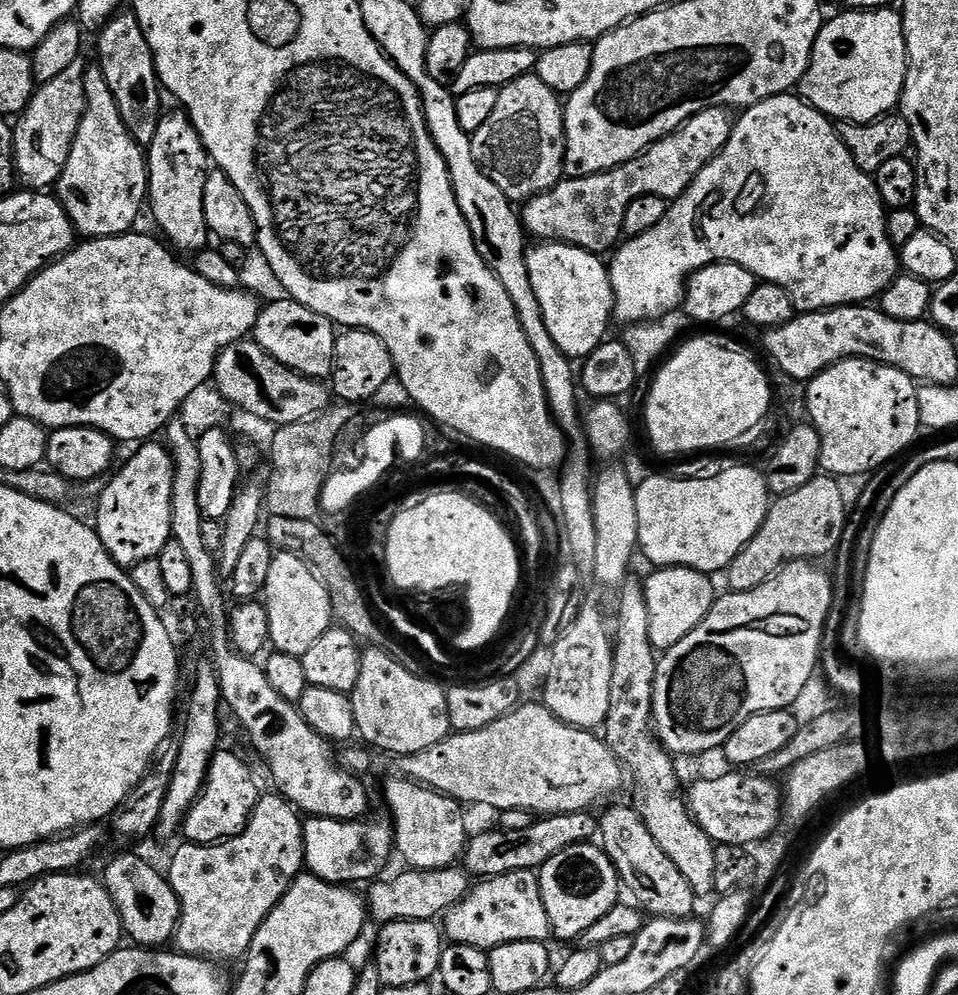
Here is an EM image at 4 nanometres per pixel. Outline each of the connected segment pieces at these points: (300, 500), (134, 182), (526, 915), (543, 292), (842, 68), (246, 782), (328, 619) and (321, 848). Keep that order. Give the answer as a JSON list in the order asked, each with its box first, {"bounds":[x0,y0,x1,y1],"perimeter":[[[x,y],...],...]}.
[{"bounds":[266,402,357,520],"perimeter":[[[347,402],[339,406],[341,408],[329,407],[327,412],[322,412],[310,420],[281,424],[273,431],[276,433],[272,436],[272,473],[269,474],[268,480],[266,479],[266,508],[271,515],[299,520],[316,520],[321,515],[320,498],[325,482],[334,471],[332,455],[336,452],[336,439],[339,438],[340,431],[355,418],[357,412],[357,409]]]},{"bounds":[54,66,148,238],"perimeter":[[[98,66],[85,67],[84,85],[86,86],[86,106],[82,114],[82,122],[78,126],[78,134],[72,143],[70,158],[54,185],[54,192],[61,206],[66,210],[66,214],[72,219],[72,226],[77,233],[88,238],[123,236],[135,229],[132,227],[135,226],[140,211],[145,211],[146,208],[148,198],[146,152],[130,134],[130,130],[126,130],[126,122],[122,122],[122,114],[118,114],[114,94],[110,94],[110,86],[106,83],[106,74],[102,74]]]},{"bounds":[442,870,552,950],"perimeter":[[[514,870],[510,874],[481,879],[469,887],[468,893],[449,912],[444,913],[442,932],[451,943],[465,944],[485,950],[497,948],[506,942],[547,941],[552,936],[552,927],[550,926],[550,918],[546,918],[546,906],[542,902],[539,875],[533,870]]]},{"bounds":[524,242,614,362],"perimeter":[[[536,242],[525,251],[524,261],[530,274],[530,286],[534,286],[534,294],[538,294],[538,306],[542,306],[542,318],[546,322],[546,330],[550,330],[550,338],[554,338],[558,350],[566,354],[573,362],[583,361],[596,347],[604,343],[609,335],[608,323],[614,320],[614,294],[612,283],[608,277],[609,265],[604,264],[595,252],[587,252],[572,244],[553,244]]]},{"bounds":[798,8,907,124],"perimeter":[[[892,8],[844,10],[841,16],[834,17],[829,24],[827,21],[821,27],[808,69],[798,85],[798,92],[812,107],[833,121],[868,124],[871,120],[889,115],[899,105],[907,69],[904,21],[899,11]]]},{"bounds":[182,751,262,844],"perimeter":[[[217,751],[212,759],[200,797],[184,819],[182,836],[189,844],[218,844],[242,834],[262,795],[261,789],[256,789],[256,780],[247,762],[232,752],[224,751]]]},{"bounds":[262,551,333,657],"perimeter":[[[277,551],[270,562],[270,574],[262,593],[262,603],[268,612],[271,647],[282,654],[302,657],[328,628],[333,627],[332,603],[326,586],[305,560],[289,552]]]},{"bounds":[304,819,394,886],"perimeter":[[[307,819],[304,823],[304,863],[307,871],[326,883],[359,886],[363,880],[372,882],[394,856],[394,833],[387,819],[372,820]]]}]

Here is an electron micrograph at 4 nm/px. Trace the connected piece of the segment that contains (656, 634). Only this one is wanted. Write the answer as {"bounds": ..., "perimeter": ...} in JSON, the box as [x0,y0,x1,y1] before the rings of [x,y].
{"bounds":[643,568,718,650],"perimeter":[[[660,568],[643,581],[646,606],[650,610],[650,642],[658,650],[672,648],[706,618],[718,599],[707,575],[692,568]]]}

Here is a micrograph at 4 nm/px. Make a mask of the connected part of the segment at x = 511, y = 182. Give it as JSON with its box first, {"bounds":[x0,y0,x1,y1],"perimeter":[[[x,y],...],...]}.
{"bounds":[471,74,564,202],"perimeter":[[[535,74],[523,76],[510,82],[498,94],[498,106],[494,106],[494,114],[482,126],[482,130],[471,133],[474,158],[480,169],[506,194],[513,202],[523,202],[532,196],[549,192],[560,183],[564,176],[564,110],[561,97],[542,78]]]}

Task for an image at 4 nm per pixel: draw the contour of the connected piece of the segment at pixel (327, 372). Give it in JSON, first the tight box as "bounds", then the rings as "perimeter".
{"bounds":[254,298,338,381],"perimeter":[[[283,298],[273,304],[265,303],[256,319],[254,339],[282,366],[294,370],[303,376],[310,376],[314,380],[323,381],[332,375],[334,362],[334,346],[338,335],[332,321],[322,314],[302,306],[297,300]]]}

